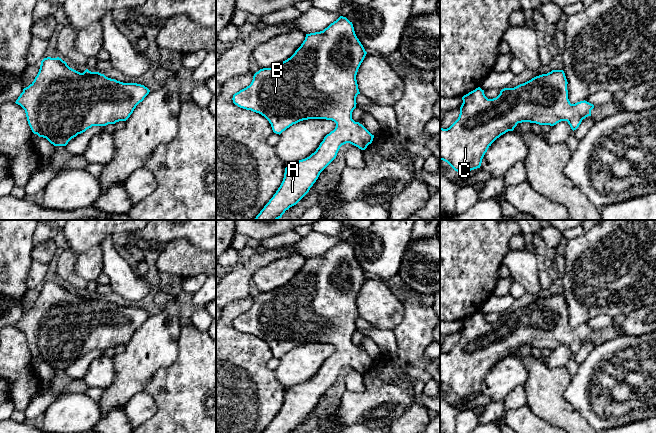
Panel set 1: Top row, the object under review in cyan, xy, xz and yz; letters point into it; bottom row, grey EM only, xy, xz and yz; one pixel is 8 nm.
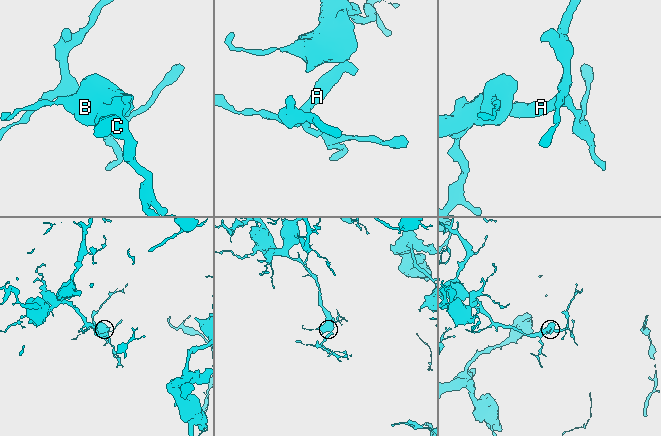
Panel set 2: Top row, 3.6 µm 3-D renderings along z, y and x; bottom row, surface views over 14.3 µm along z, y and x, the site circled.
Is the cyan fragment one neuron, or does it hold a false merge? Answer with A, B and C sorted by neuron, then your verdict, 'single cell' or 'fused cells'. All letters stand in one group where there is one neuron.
A B C; single cell

